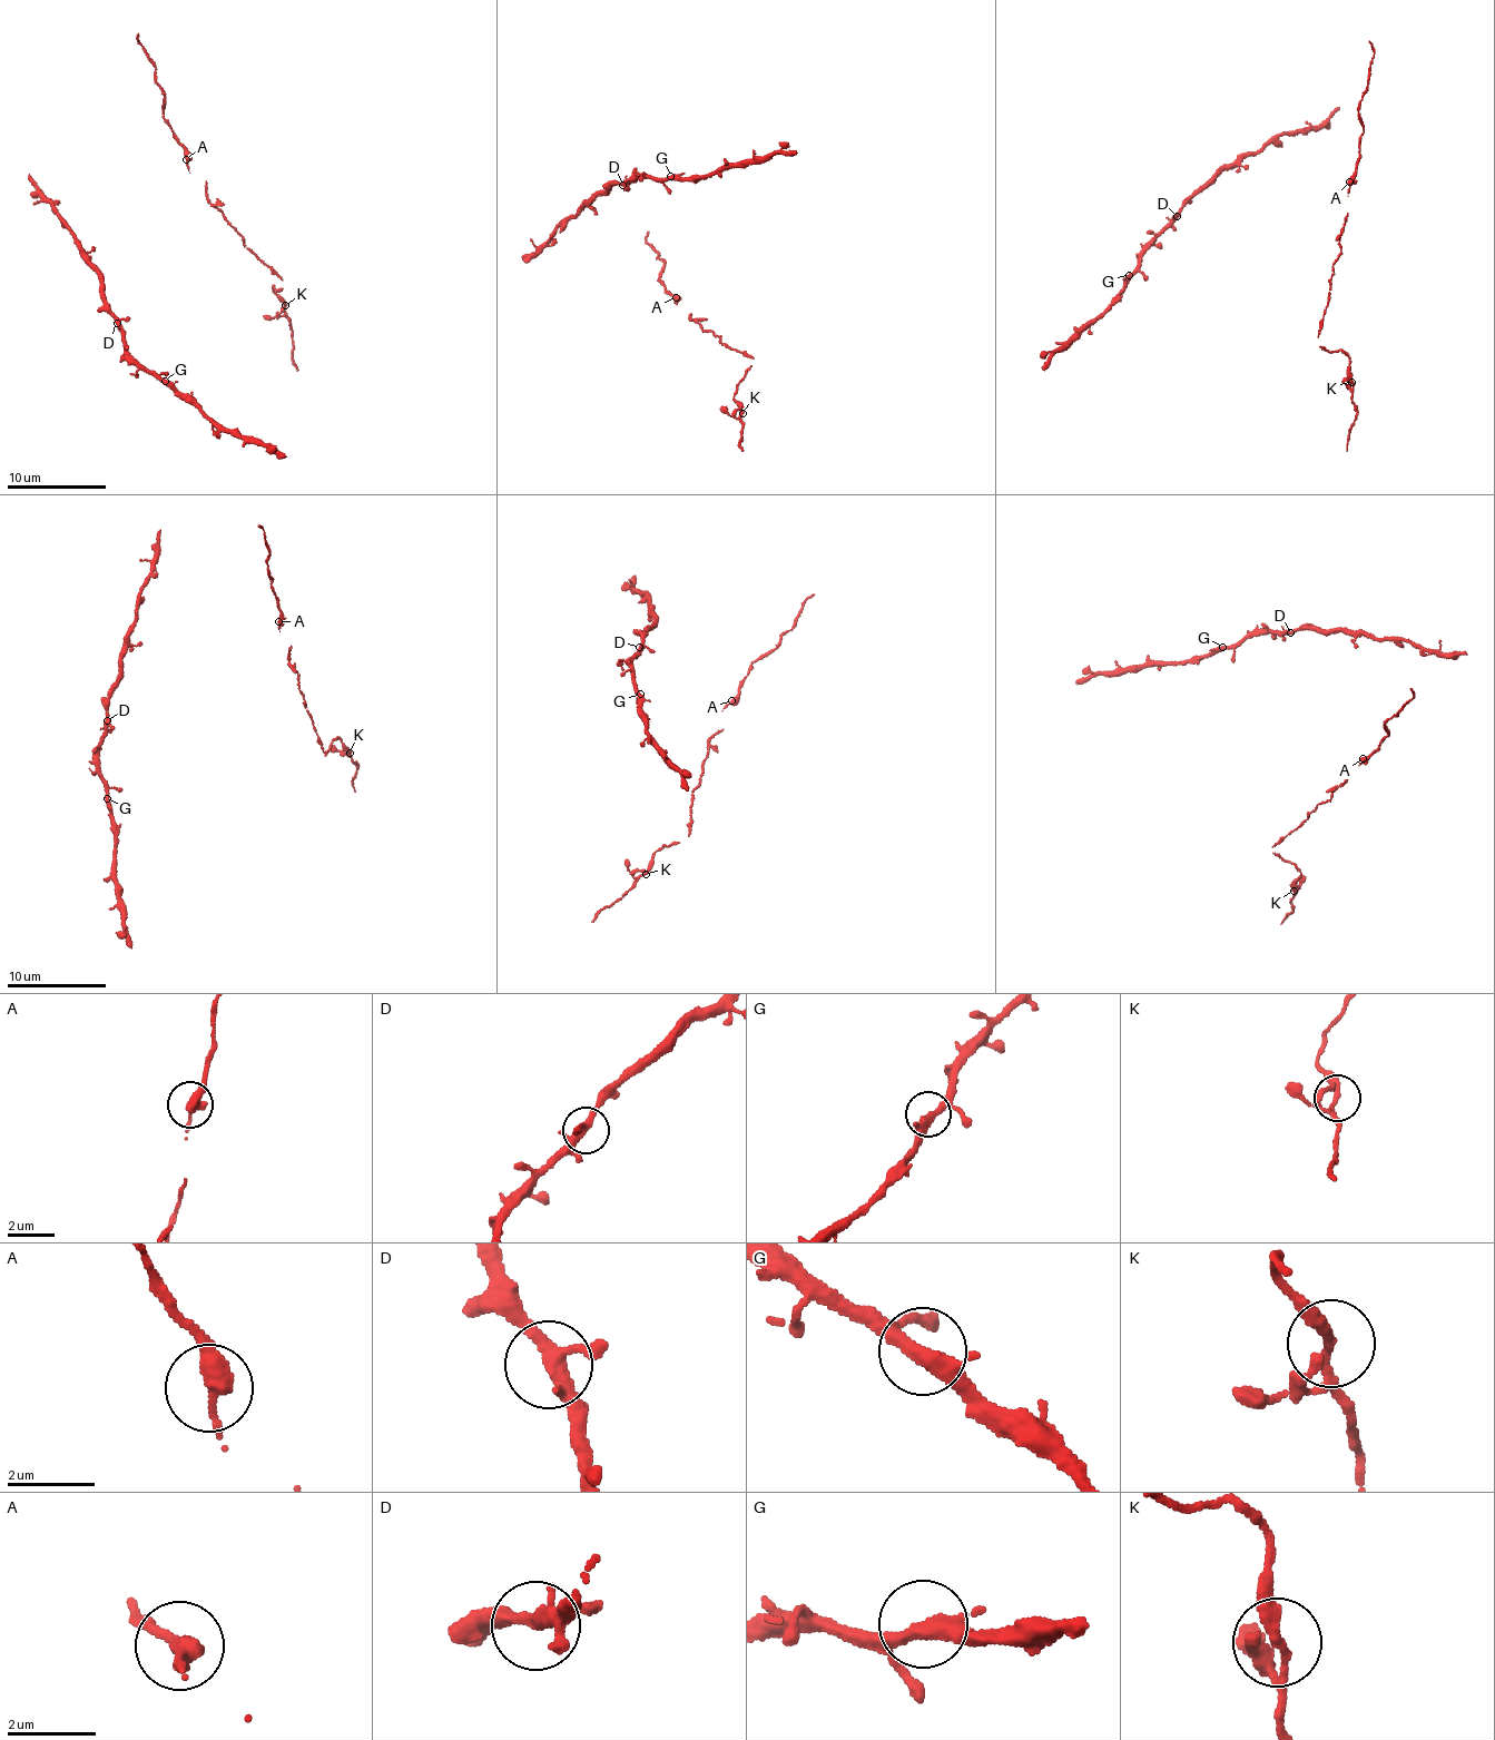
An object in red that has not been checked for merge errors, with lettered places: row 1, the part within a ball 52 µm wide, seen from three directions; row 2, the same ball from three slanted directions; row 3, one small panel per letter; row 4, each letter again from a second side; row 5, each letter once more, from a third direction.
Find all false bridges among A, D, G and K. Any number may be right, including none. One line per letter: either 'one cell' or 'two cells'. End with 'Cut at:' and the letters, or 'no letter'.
A: one cell
D: one cell
G: one cell
K: one cell
Cut at: no letter

